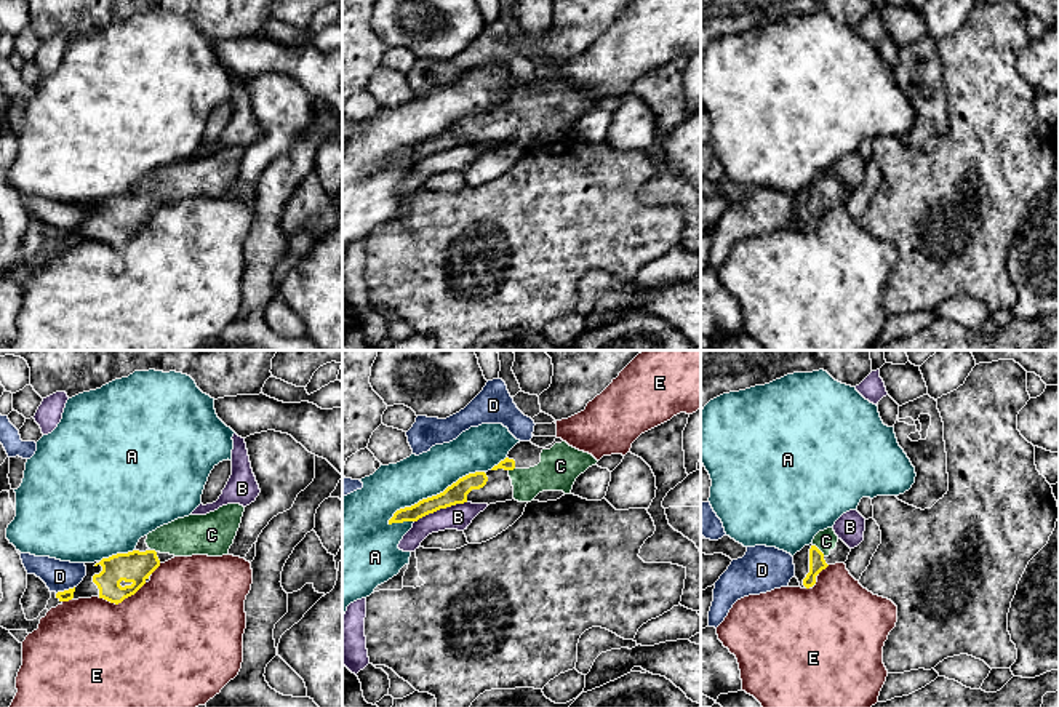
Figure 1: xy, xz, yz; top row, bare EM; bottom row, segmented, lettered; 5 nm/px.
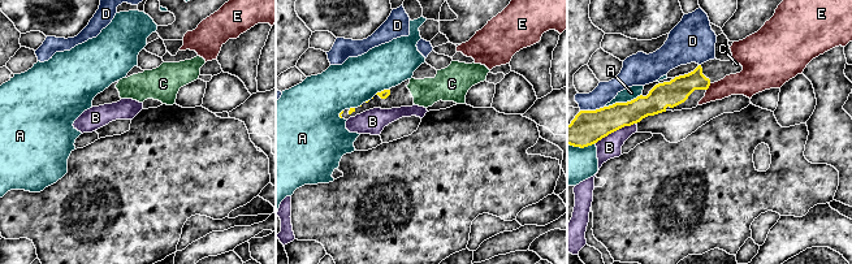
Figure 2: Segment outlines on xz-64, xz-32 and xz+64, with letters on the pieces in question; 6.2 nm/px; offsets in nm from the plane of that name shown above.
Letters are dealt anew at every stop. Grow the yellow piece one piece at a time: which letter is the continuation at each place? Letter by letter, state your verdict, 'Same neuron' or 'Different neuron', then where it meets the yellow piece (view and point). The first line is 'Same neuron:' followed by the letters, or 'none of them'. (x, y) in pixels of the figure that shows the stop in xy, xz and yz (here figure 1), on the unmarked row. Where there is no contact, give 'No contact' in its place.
Same neuron: C
A: Different neuron. Touches yellow at xz (434, 138)
B: Different neuron. Touches yellow at xz (440, 149)
C: Same neuron. Touches yellow at yz (819, 192)
D: Different neuron. Touches yellow at xy (64, 232)
E: Different neuron. Touches yellow at xy (122, 242)

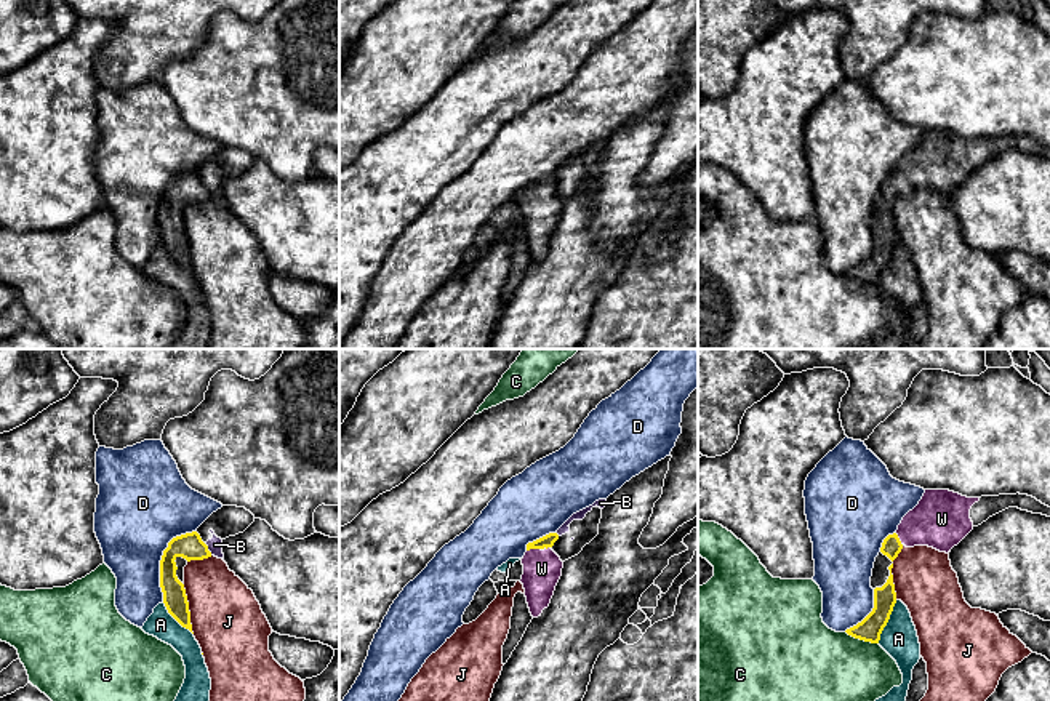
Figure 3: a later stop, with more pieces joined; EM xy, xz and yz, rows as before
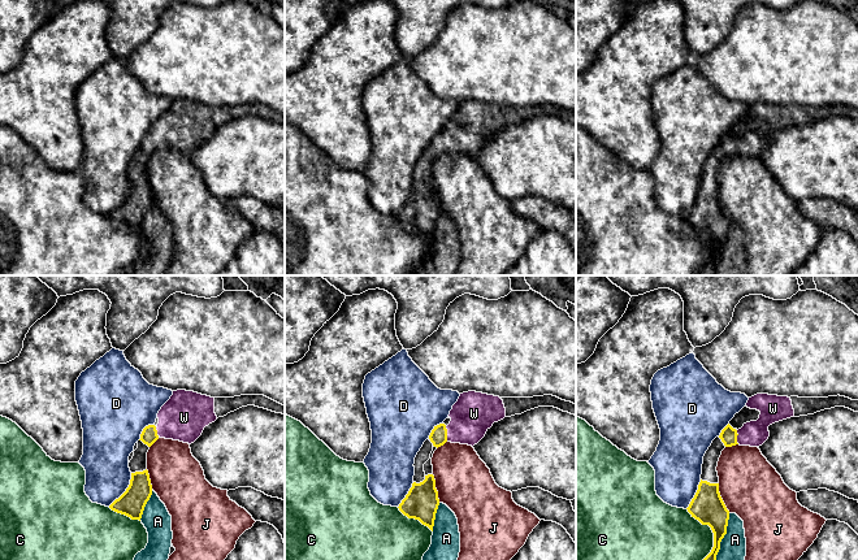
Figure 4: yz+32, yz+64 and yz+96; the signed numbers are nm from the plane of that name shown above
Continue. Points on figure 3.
Same neuron: W
A: Different neuron. Touches yellow at yz (887, 263)
B: Different neuron. Touches yellow at xy (207, 191)
C: Different neuron. Touches yellow at yz (861, 280)
D: Different neuron. Touches yellow at xy (162, 200)
J: Different neuron. Touches yellow at xy (188, 250)
W: Same neuron. Touches yellow at xz (533, 189)

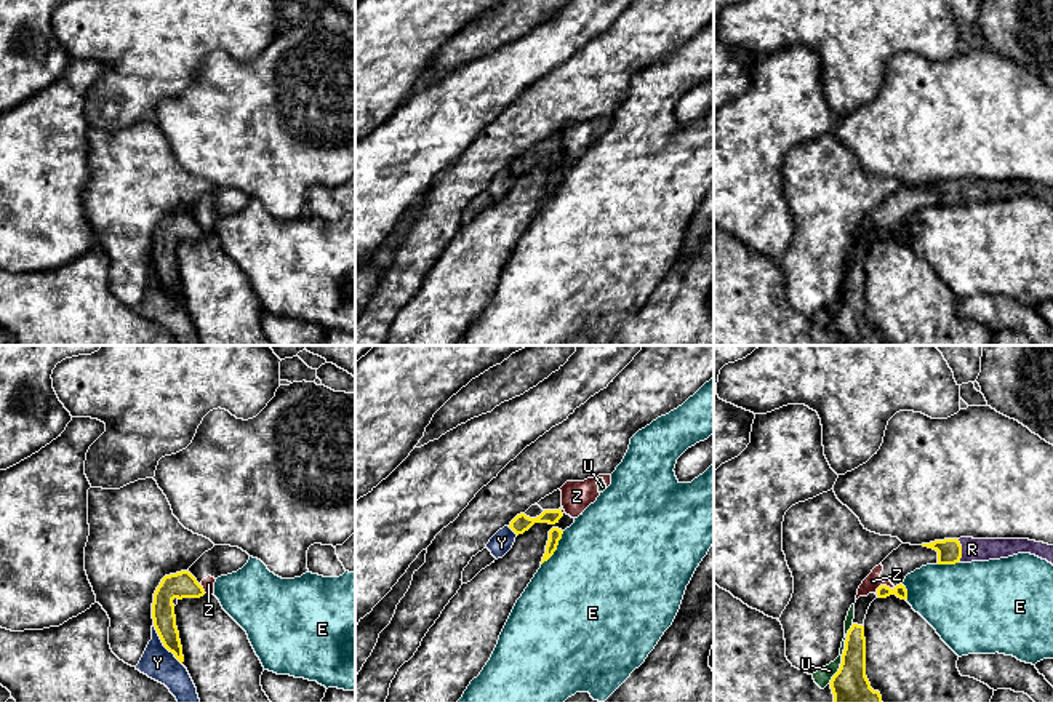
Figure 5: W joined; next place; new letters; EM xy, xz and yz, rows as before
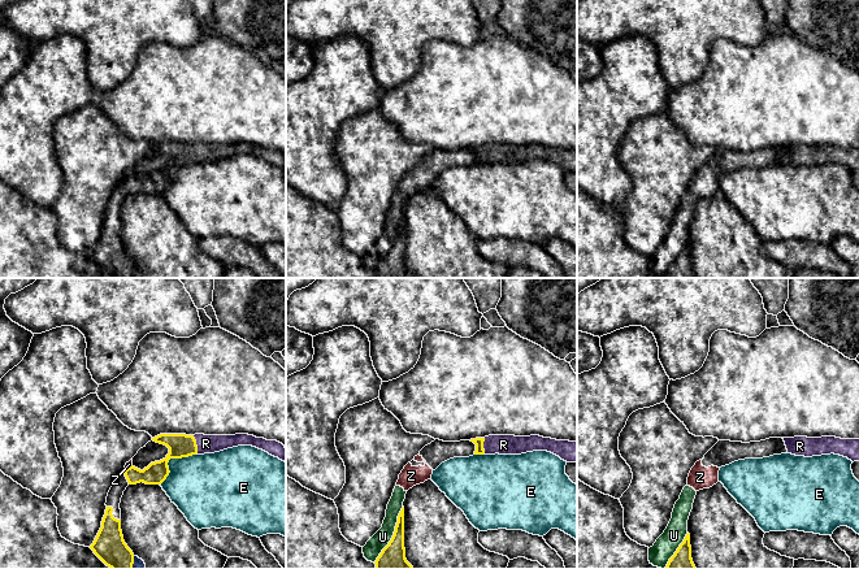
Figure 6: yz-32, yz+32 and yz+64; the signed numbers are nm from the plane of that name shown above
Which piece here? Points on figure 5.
Same neuron: R
E: Different neuron. Touches yellow at xz (556, 191)
R: Same neuron. Touches yellow at yz (960, 192)
U: Different neuron. Touches yellow at yz (842, 296)
Y: Different neuron. Touches yellow at xy (164, 287)
Z: Different neuron. Touches yellow at yz (884, 227)

